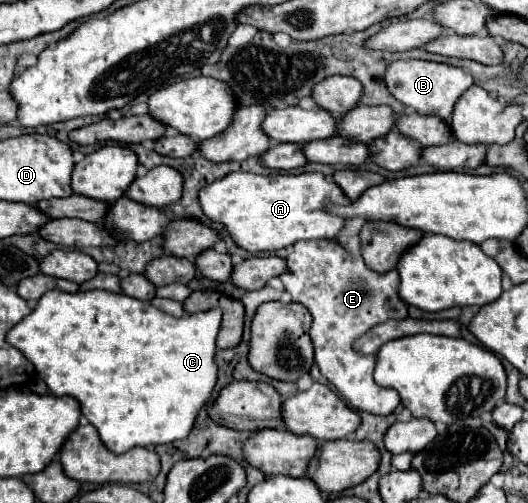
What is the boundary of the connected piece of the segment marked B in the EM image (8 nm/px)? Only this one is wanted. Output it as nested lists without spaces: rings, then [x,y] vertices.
[[[411,58],[411,60],[393,62],[387,68],[387,72],[385,72],[385,82],[387,82],[389,92],[399,102],[403,102],[405,106],[415,108],[419,114],[437,114],[439,118],[443,118],[443,120],[449,122],[457,98],[469,86],[473,86],[473,76],[469,76],[469,72],[465,72],[465,70],[461,70],[457,66]]]

